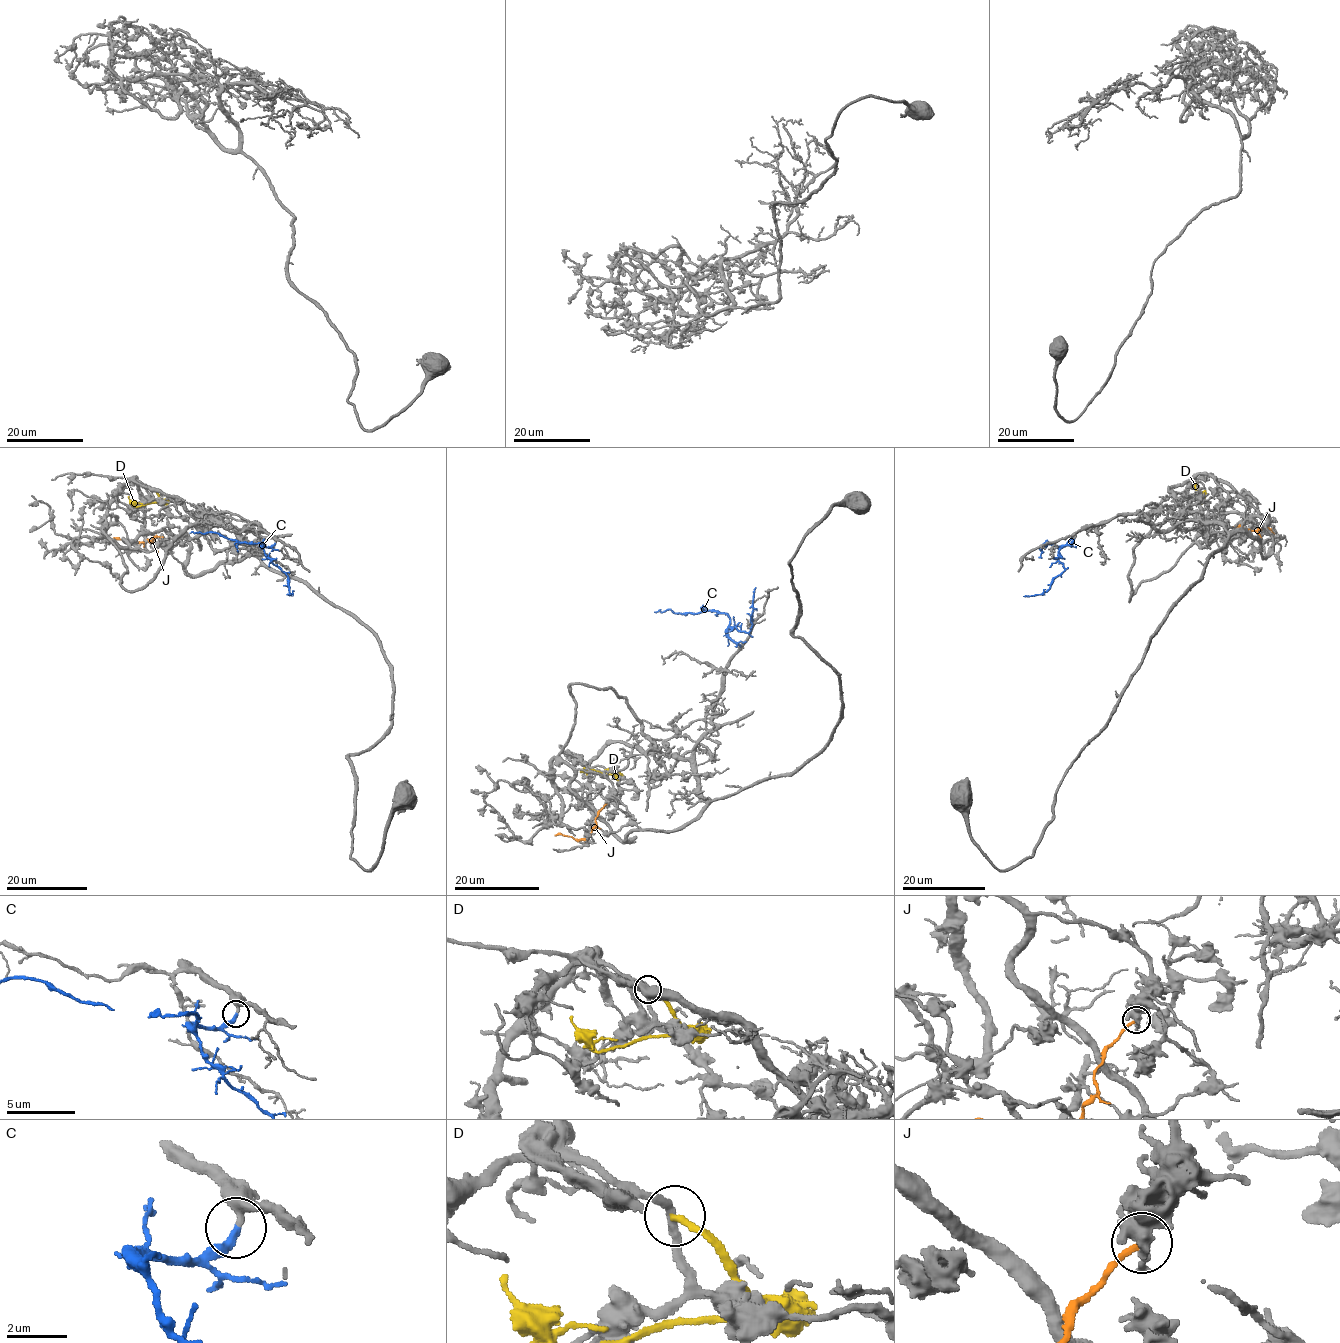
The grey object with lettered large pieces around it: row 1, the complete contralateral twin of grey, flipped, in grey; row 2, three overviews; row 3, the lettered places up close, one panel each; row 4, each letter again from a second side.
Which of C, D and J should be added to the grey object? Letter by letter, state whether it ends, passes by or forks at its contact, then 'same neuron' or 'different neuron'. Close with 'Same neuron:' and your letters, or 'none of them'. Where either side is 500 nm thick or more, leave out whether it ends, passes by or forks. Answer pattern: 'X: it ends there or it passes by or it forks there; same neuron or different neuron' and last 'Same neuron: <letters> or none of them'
C: it ends there; same neuron
D: it ends there; different neuron
J: it ends there; different neuron
Same neuron: C

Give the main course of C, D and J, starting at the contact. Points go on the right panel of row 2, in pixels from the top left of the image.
C: (1073, 539), (1071, 544), (1043, 547), (1045, 540), (1043, 543), (1047, 545)
D: (1196, 484), (1202, 497), (1200, 501), (1201, 494)
J: (1233, 526), (1269, 529)

